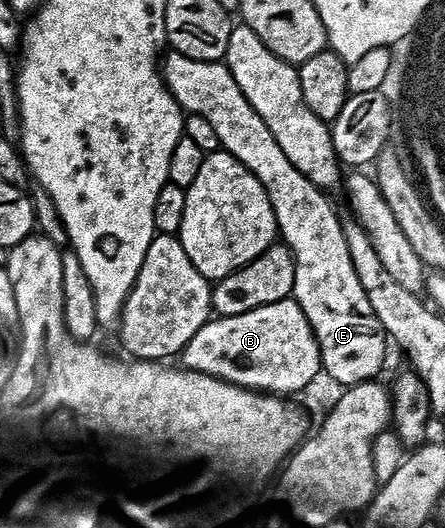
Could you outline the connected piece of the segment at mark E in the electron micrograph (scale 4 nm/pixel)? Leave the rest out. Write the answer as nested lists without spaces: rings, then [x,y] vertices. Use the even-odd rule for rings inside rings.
[[[171,51],[162,58],[161,72],[164,81],[167,82],[167,89],[177,99],[179,108],[188,114],[199,113],[204,116],[219,136],[220,146],[226,152],[232,153],[238,161],[245,163],[249,171],[257,175],[257,179],[261,179],[273,203],[278,236],[290,246],[291,253],[295,256],[293,296],[301,303],[319,340],[322,368],[324,370],[327,368],[328,375],[333,380],[340,381],[340,386],[343,387],[376,378],[383,360],[387,357],[389,338],[381,319],[375,314],[373,303],[369,301],[365,287],[361,285],[357,267],[353,265],[349,243],[343,234],[343,221],[335,214],[334,207],[327,202],[328,194],[314,185],[305,175],[301,175],[301,171],[297,171],[293,163],[289,163],[285,151],[277,147],[277,139],[273,139],[261,115],[253,111],[249,99],[245,99],[241,87],[237,87],[237,79],[233,79],[233,75],[223,61],[202,61],[184,53]]]

